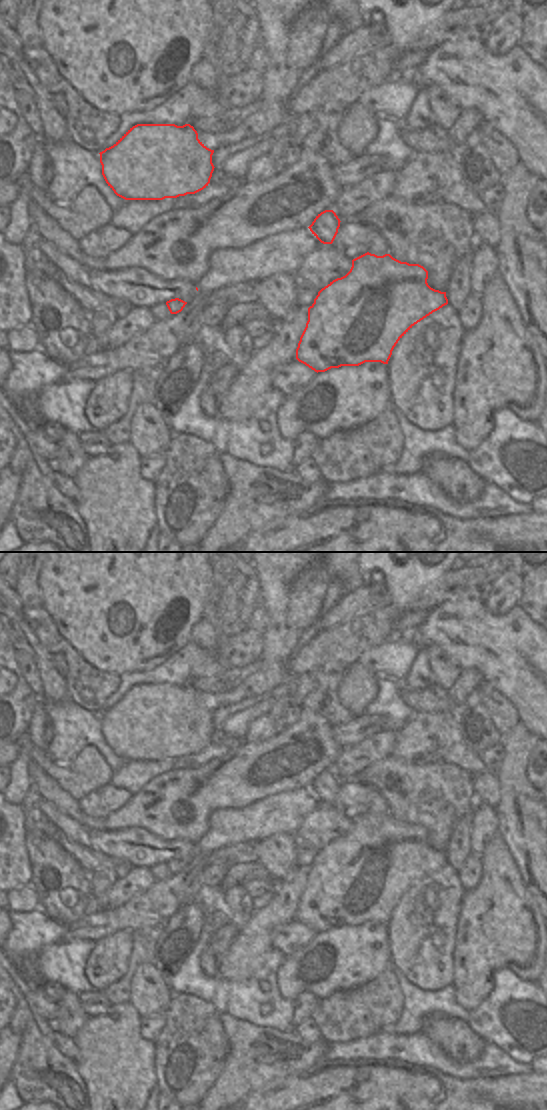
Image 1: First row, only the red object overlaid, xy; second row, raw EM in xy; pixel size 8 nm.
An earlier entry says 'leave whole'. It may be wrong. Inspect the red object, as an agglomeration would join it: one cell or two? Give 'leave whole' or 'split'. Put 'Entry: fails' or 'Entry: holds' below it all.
split
Entry: fails

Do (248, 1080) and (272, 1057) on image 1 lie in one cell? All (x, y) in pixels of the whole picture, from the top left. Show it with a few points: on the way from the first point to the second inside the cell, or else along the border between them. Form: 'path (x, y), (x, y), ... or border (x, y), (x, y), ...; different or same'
path (254, 1074), (266, 1062); same

